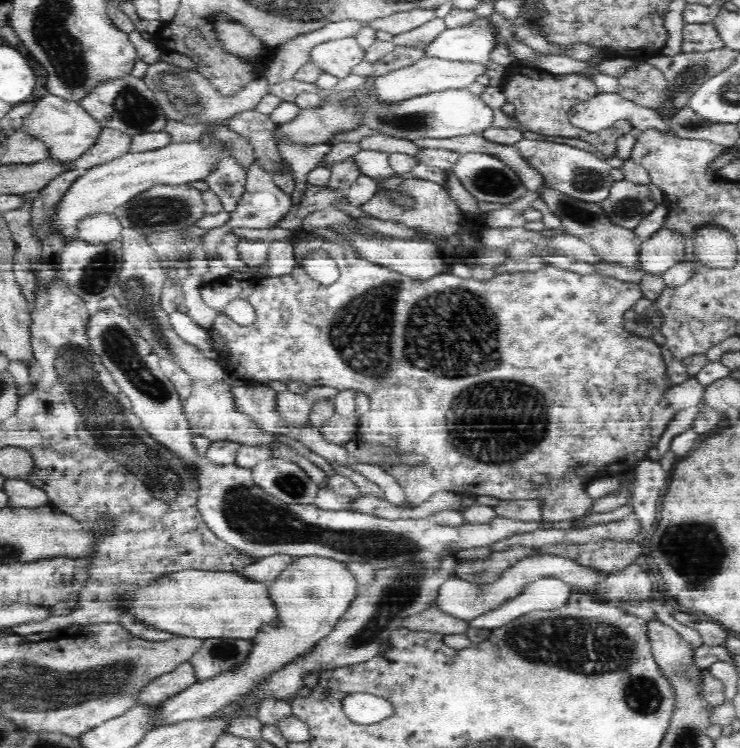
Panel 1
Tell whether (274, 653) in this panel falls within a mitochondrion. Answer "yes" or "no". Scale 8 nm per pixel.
no

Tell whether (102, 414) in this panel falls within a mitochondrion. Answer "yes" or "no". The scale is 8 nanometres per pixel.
yes

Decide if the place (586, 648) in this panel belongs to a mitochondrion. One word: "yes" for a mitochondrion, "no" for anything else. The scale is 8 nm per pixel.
yes

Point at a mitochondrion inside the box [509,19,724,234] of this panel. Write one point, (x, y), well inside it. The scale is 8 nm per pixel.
(694, 70)

